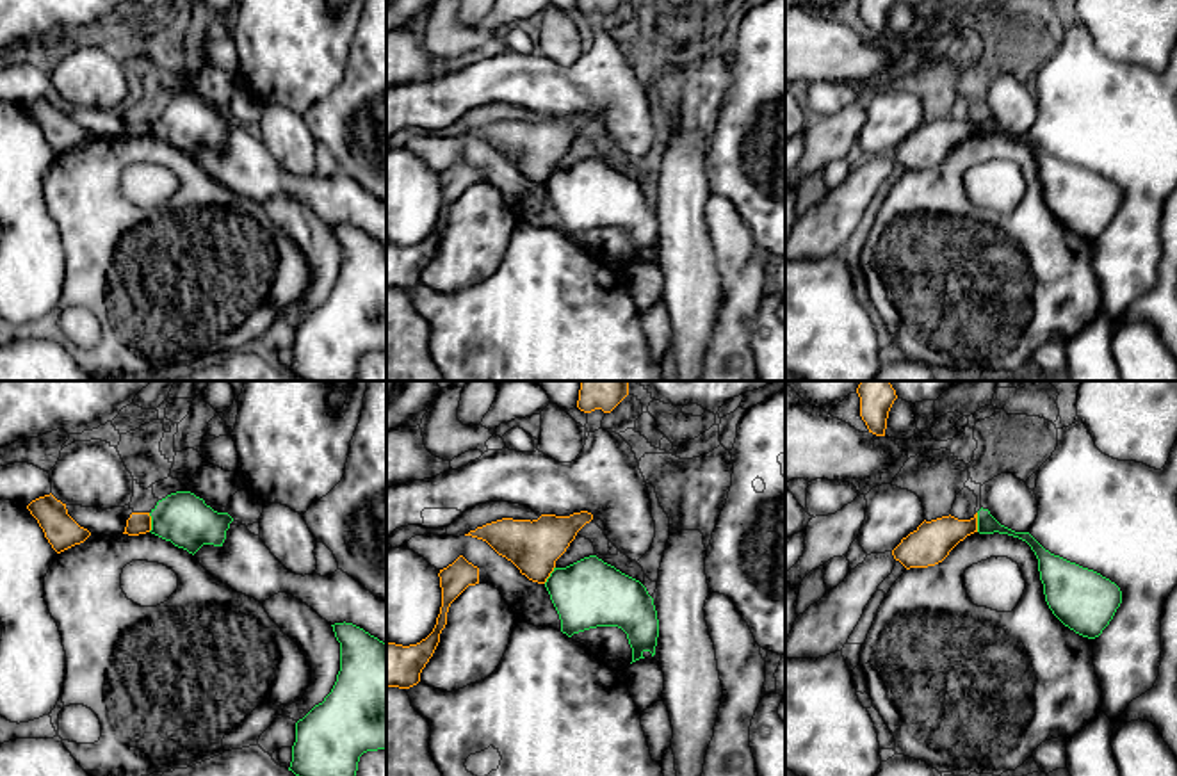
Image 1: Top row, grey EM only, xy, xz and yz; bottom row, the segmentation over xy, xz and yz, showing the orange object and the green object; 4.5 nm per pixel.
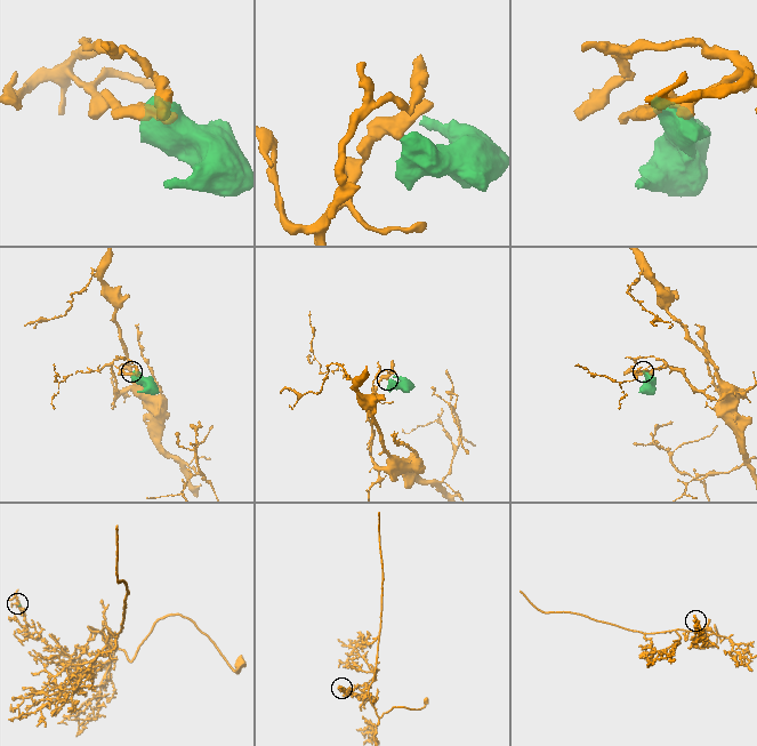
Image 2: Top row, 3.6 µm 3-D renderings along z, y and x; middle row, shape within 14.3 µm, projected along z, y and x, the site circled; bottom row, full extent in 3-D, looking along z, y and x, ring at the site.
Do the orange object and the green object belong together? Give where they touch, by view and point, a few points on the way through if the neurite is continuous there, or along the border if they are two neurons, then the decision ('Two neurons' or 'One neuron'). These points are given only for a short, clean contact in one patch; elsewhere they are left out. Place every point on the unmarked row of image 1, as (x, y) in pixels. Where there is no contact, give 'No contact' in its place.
Touches orange at xy (150, 123). Boundary: xy (148, 114), (150, 132). Two neurons

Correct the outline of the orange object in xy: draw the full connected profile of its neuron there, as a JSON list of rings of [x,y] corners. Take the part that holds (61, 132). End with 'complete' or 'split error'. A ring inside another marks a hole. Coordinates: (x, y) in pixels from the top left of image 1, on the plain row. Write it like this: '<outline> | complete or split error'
[[[52,94],[32,101],[27,110],[37,121],[45,139],[57,155],[84,144],[91,137],[87,130],[68,116],[66,105]]] | complete

